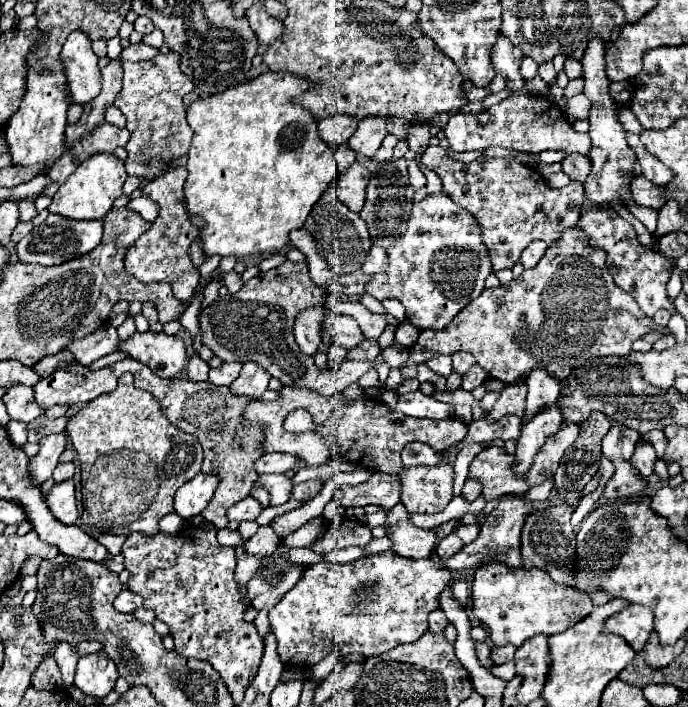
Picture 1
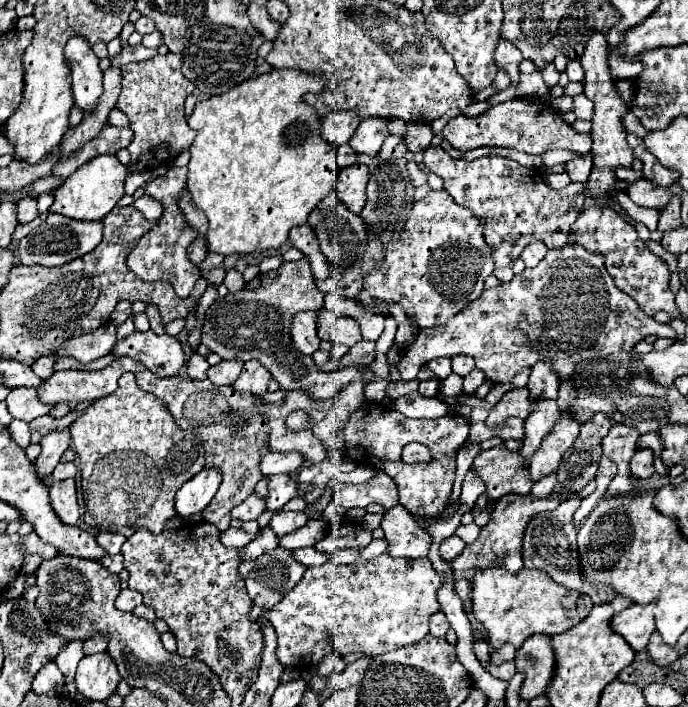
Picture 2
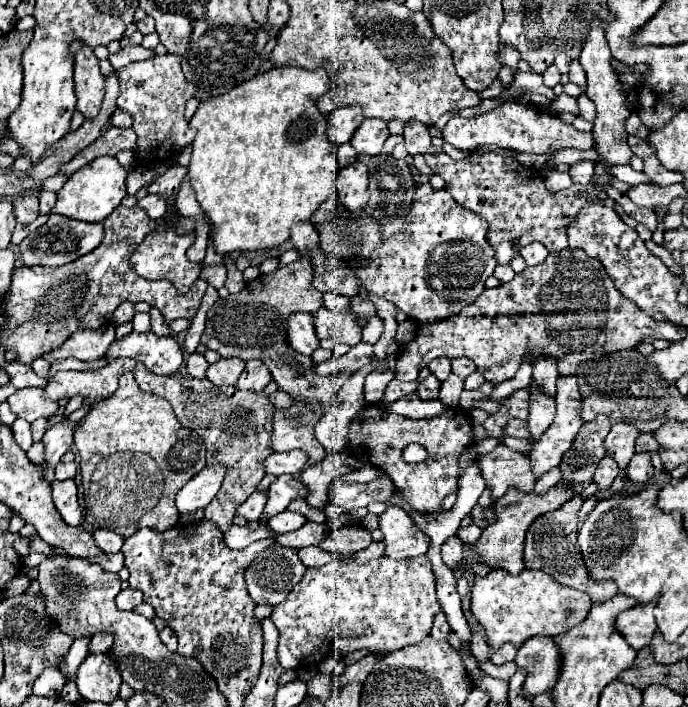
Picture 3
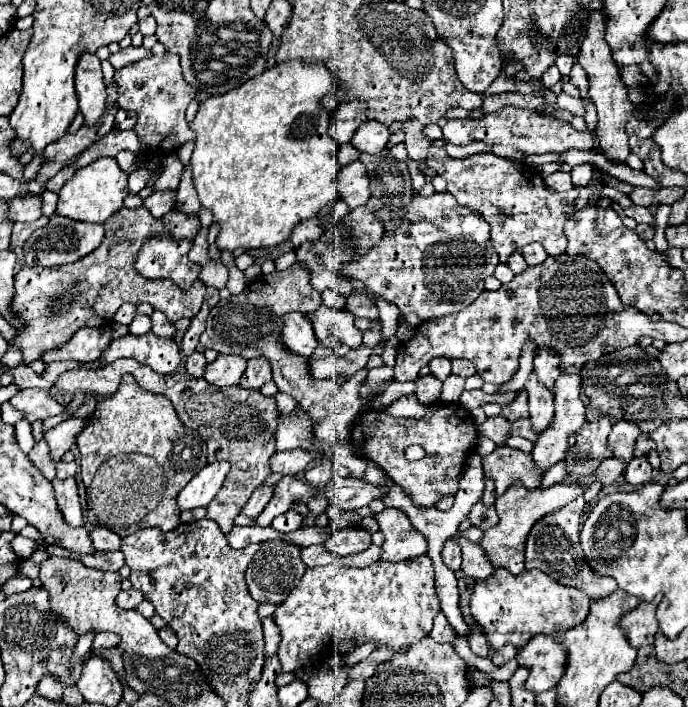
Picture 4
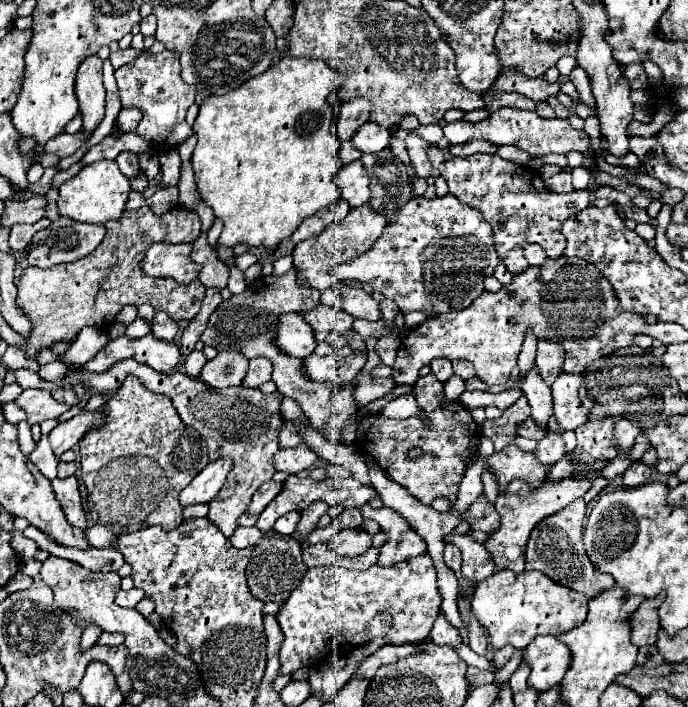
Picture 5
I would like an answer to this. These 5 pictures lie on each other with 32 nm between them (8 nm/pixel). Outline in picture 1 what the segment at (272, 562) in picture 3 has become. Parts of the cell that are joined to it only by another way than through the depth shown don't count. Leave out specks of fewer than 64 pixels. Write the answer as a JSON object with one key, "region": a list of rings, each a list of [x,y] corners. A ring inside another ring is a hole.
{"region":[[[284,558],[264,560],[262,570],[258,570],[256,576],[248,582],[248,598],[258,612],[254,624],[262,638],[266,638],[270,632],[270,624],[268,624],[270,608],[276,602],[280,602],[280,598],[290,588],[294,588],[302,572],[304,572],[302,566],[290,566],[290,562]]]}

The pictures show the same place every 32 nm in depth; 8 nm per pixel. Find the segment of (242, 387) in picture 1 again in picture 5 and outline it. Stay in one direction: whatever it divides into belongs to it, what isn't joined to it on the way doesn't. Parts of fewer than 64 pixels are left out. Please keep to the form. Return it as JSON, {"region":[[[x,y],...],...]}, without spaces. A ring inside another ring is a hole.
{"region":[[[252,358],[250,368],[242,380],[244,388],[260,388],[272,378],[272,362],[266,358]]]}

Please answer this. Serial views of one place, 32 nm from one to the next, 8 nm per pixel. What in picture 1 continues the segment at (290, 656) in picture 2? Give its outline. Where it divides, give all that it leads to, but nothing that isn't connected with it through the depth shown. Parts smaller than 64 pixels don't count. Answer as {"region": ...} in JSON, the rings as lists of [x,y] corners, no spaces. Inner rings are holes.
{"region":[[[380,552],[348,564],[314,564],[304,570],[300,582],[270,610],[270,626],[278,640],[278,656],[286,666],[314,666],[326,654],[338,652],[374,656],[392,650],[398,644],[418,640],[426,630],[426,614],[440,602],[440,592],[456,582],[456,572],[438,568],[430,558],[412,560],[394,552]]]}

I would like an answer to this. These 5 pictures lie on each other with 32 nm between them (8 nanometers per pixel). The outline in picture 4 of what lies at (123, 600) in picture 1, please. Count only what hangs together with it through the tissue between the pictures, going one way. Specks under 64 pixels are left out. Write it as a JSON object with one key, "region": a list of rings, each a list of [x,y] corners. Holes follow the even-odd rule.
{"region":[[[130,588],[130,590],[122,590],[122,592],[116,596],[116,604],[118,604],[120,608],[124,608],[124,610],[136,608],[142,600],[144,600],[142,592],[140,592],[140,590],[134,590],[134,588]]]}

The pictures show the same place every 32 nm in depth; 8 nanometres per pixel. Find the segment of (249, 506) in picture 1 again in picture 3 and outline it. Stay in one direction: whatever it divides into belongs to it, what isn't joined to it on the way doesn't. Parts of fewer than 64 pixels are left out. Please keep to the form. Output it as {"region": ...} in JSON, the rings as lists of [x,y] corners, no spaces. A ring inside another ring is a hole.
{"region":[[[254,492],[248,496],[248,500],[244,504],[240,504],[240,508],[236,508],[236,516],[244,518],[244,520],[258,520],[260,514],[264,512],[268,496],[264,492]]]}

